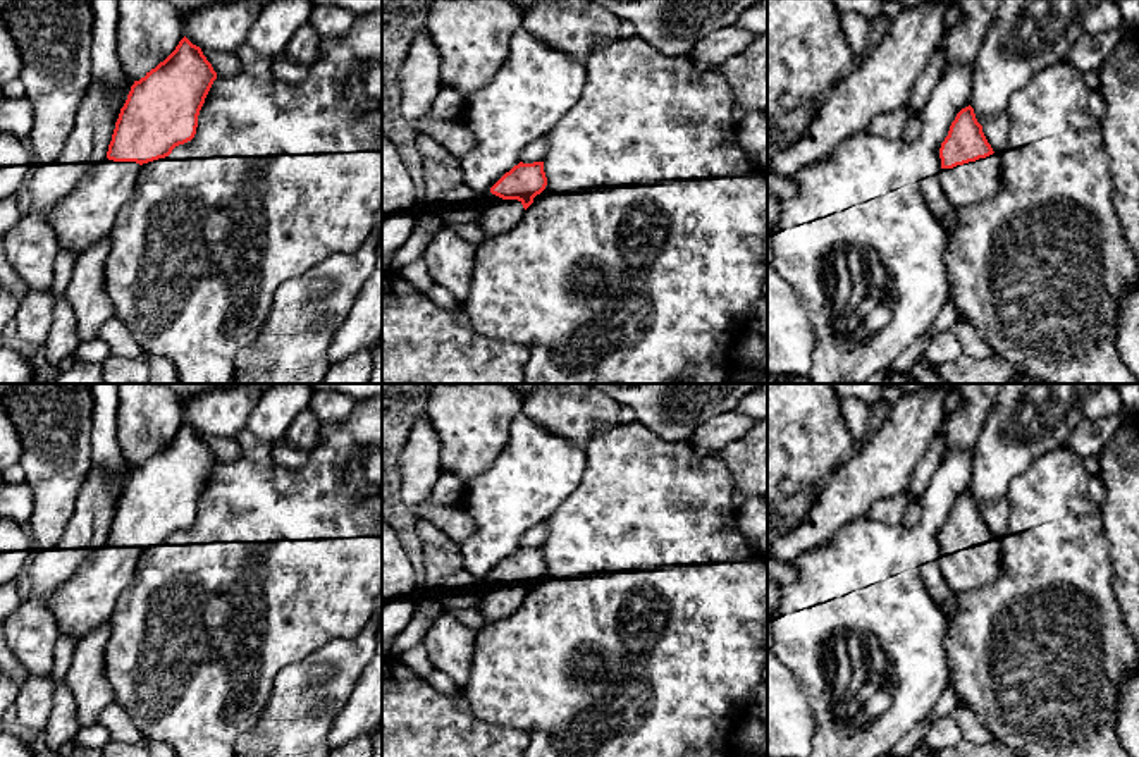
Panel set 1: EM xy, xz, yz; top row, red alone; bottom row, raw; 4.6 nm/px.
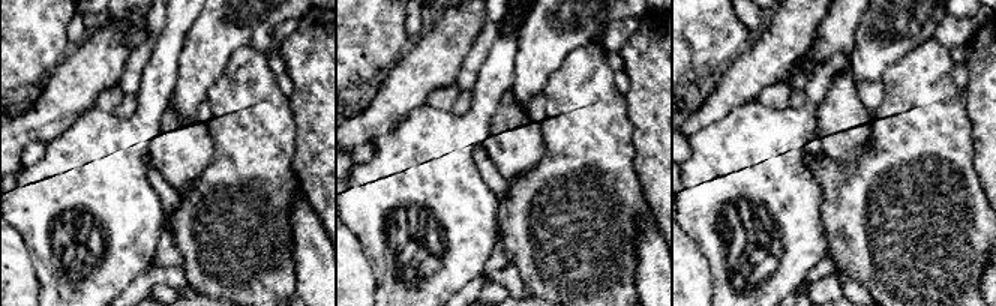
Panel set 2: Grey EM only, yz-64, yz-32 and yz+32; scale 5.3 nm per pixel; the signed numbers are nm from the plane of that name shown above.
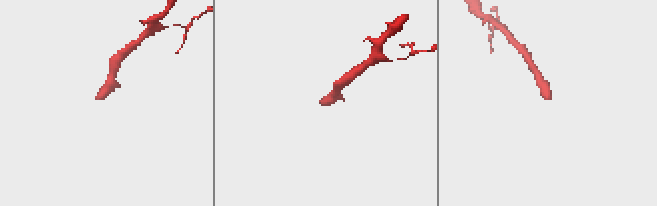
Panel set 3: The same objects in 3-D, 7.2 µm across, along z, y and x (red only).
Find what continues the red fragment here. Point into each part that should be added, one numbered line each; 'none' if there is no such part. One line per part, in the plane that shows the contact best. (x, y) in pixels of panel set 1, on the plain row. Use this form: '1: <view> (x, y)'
1: yz (972, 568)

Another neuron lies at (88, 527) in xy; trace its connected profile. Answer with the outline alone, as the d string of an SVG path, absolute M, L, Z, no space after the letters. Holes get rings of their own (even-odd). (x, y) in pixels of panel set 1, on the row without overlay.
M105 471L86 475L60 545L34 549L28 561L31 594L5 618L3 640L15 659L34 676L48 676L58 625L48 609L50 595L65 583L89 549L107 545L108 530L127 482L115 485Z

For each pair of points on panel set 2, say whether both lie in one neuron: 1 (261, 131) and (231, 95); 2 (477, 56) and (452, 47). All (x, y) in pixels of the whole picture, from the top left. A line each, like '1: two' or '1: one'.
1: one
2: two

